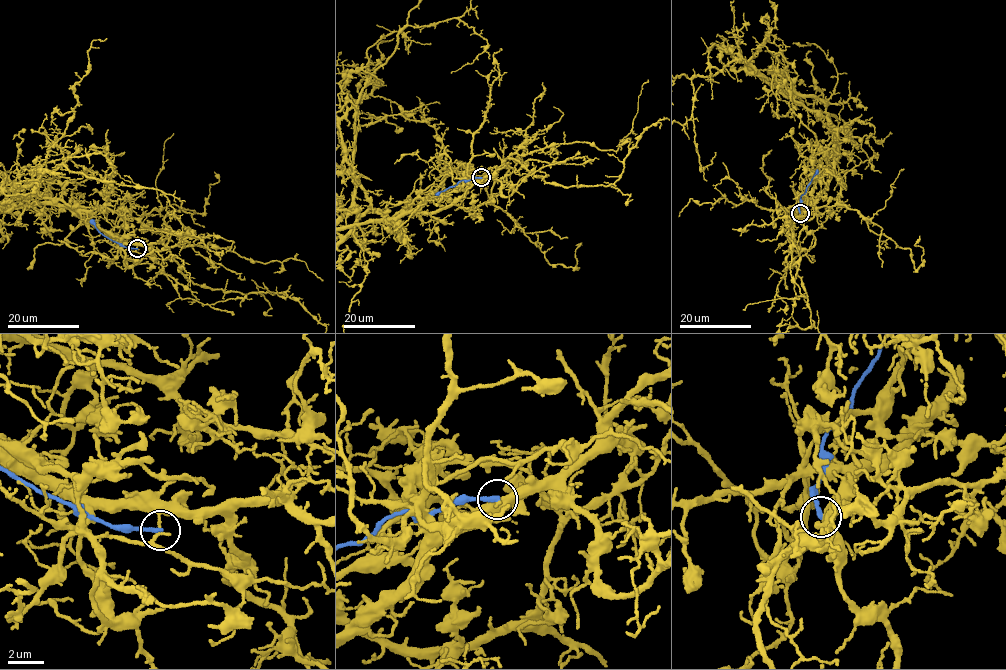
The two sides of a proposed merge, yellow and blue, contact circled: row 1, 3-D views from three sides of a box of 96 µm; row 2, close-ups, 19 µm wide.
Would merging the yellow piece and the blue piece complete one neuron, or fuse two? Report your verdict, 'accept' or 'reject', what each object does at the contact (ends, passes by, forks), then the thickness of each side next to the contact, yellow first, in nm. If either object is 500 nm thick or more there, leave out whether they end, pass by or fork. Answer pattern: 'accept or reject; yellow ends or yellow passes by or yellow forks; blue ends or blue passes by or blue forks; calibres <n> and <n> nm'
reject; yellow ends; blue ends; calibres 190 and 280 nm

